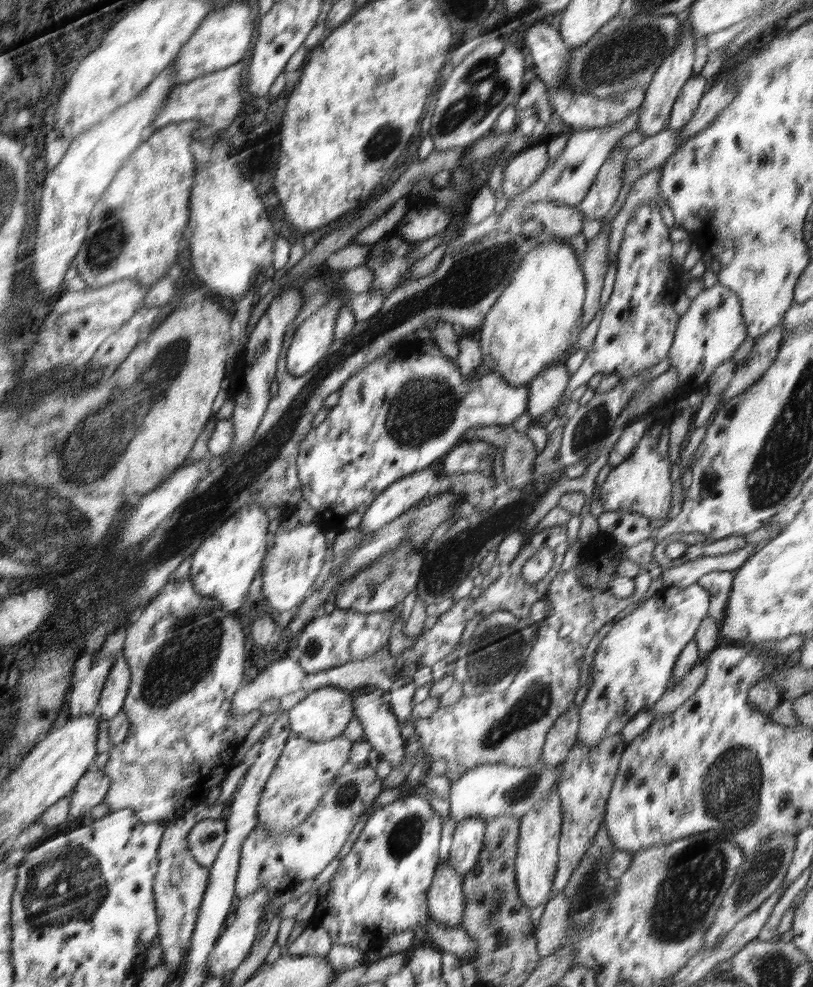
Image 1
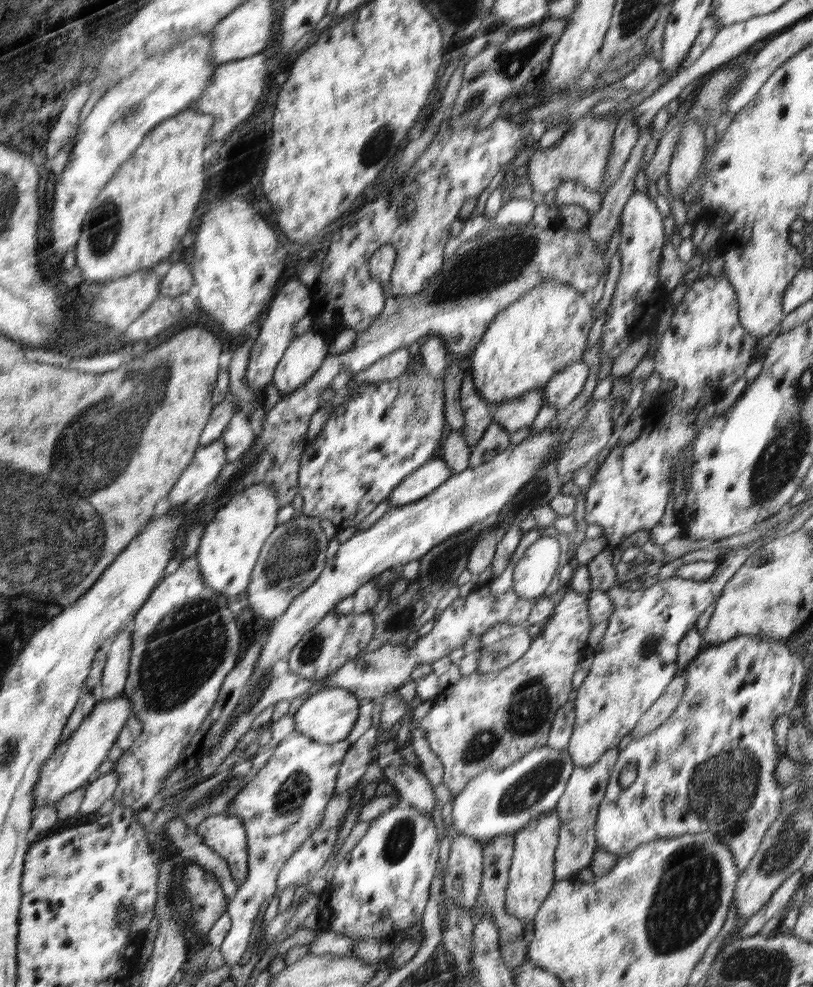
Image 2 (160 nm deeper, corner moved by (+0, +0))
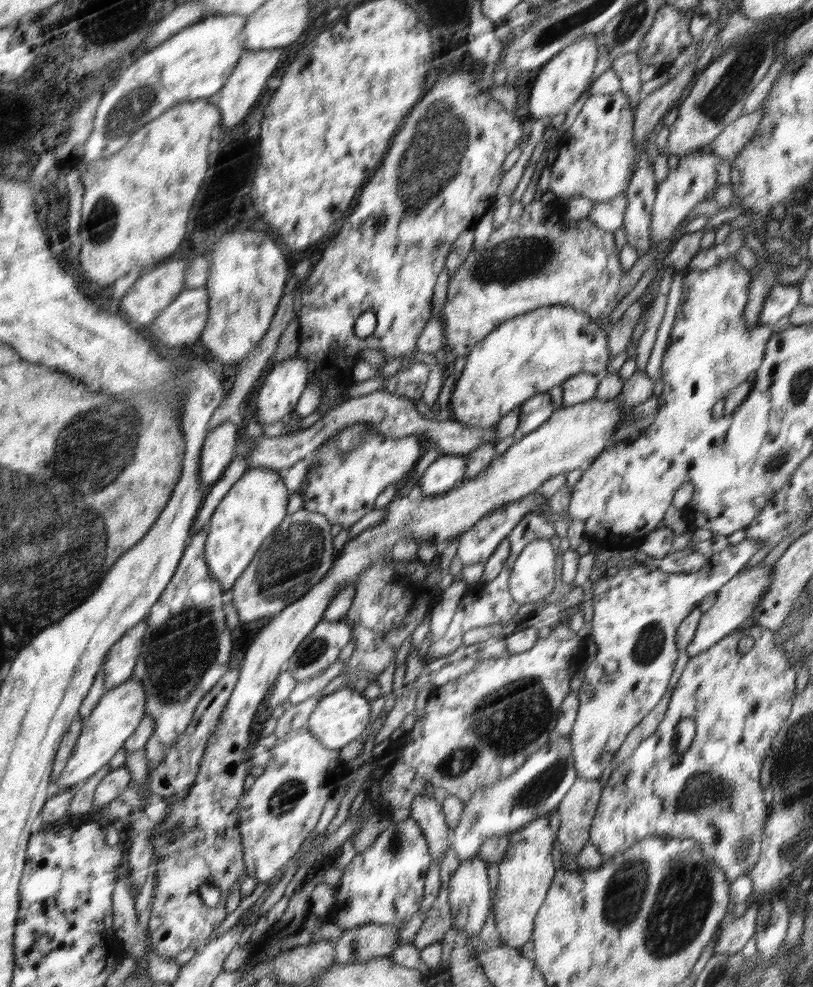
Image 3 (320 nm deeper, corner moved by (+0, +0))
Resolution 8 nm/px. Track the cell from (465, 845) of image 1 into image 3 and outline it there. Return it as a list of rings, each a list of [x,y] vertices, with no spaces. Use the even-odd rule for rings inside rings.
[[[477,855],[460,861],[458,869],[449,882],[448,902],[450,905],[451,926],[459,937],[468,939],[480,934],[491,909],[491,890],[487,877],[487,864]]]

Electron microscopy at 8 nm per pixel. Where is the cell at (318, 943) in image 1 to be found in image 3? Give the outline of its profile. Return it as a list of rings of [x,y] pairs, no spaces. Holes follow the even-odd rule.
[[[372,923],[346,929],[336,942],[336,962],[352,964],[388,957],[399,945],[399,931],[394,925]]]

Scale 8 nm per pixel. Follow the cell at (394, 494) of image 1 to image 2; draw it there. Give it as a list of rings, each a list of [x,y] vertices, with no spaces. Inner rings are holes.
[[[441,456],[432,458],[411,472],[392,490],[386,498],[388,509],[410,504],[428,496],[433,490],[444,484],[450,475],[451,468]]]

